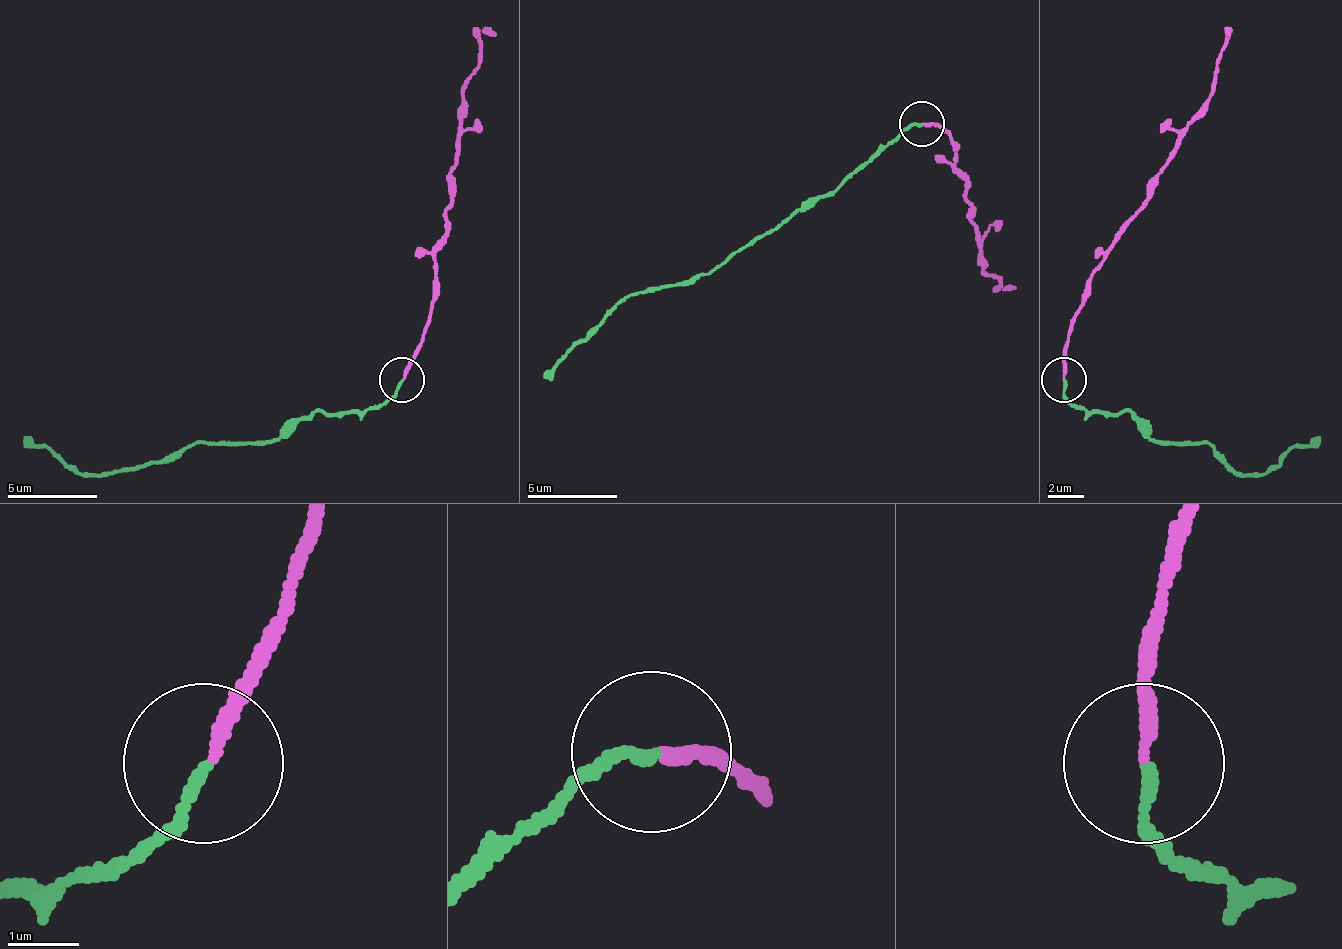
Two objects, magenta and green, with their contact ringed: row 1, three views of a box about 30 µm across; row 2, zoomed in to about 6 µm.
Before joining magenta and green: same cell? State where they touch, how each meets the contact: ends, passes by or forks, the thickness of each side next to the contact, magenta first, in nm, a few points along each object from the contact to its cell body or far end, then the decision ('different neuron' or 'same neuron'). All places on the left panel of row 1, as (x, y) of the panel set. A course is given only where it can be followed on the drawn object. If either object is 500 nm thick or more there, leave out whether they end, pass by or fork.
place (401, 380); magenta ends; green ends; calibres 180 and 160 nm; course magenta (404, 381), (418, 345), (436, 273), (463, 93), (481, 39), (494, 35); course green (400, 381), (373, 408), (310, 412), (274, 439), (198, 444), (99, 475), (76, 475), (22, 435); different neuron

